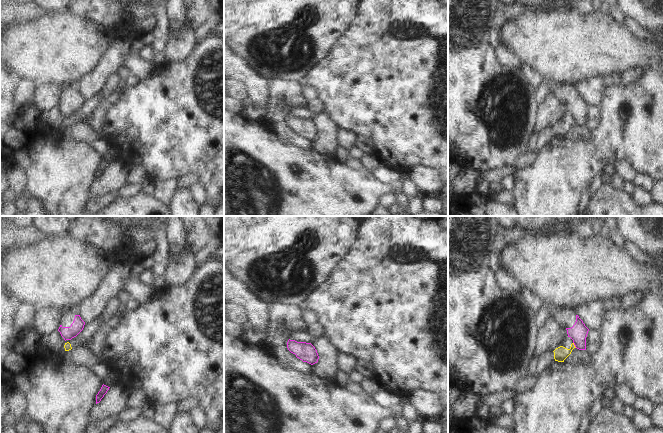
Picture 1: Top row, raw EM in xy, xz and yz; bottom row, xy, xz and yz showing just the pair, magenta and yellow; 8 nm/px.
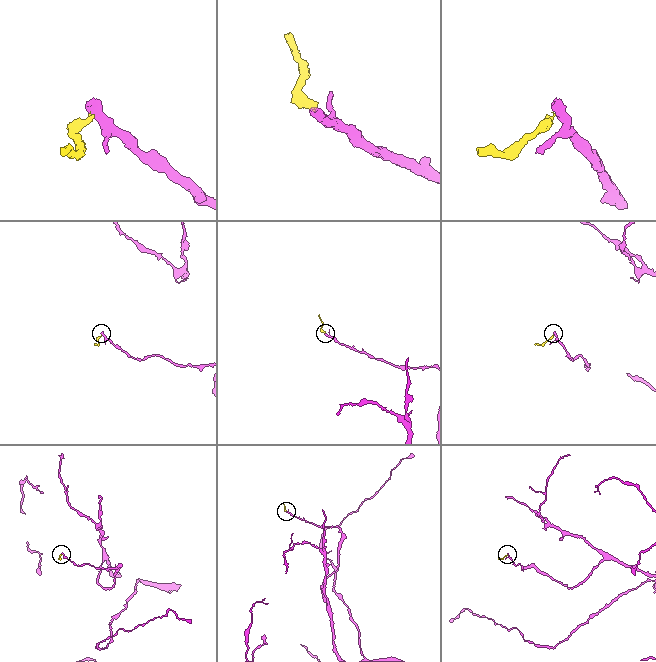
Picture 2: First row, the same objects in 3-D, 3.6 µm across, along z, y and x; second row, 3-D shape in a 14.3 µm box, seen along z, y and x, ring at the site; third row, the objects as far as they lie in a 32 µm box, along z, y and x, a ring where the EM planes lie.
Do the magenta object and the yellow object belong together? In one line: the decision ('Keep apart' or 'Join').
Keep apart

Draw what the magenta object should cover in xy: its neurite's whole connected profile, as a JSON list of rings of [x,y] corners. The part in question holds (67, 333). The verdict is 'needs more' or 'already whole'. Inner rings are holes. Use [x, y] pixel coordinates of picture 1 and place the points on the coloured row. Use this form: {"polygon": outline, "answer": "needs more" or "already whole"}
{"polygon": [[[75,308],[62,310],[63,317],[58,329],[64,340],[76,337],[84,328],[85,322],[81,319],[79,311]]], "answer": "needs more"}

